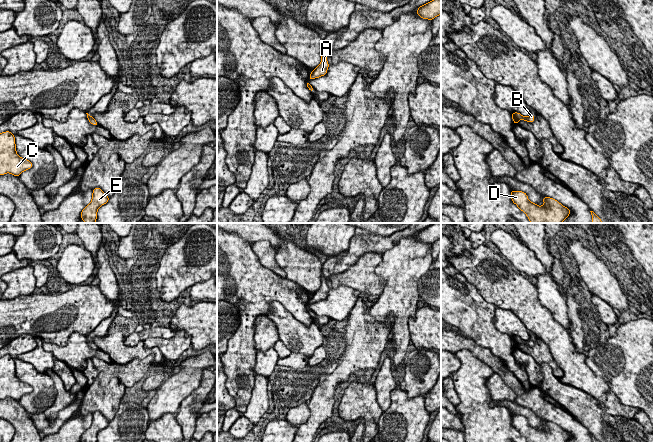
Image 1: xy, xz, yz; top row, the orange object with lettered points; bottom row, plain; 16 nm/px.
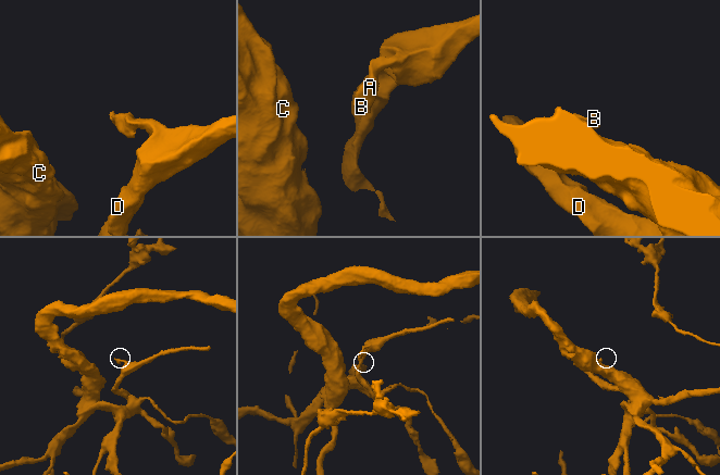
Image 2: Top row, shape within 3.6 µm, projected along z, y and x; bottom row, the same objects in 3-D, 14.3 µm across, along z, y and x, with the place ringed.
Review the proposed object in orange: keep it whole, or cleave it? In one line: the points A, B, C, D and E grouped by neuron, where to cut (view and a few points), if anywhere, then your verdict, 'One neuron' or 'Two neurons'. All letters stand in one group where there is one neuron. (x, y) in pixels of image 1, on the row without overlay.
Groups: A B C D E. No split. One neuron

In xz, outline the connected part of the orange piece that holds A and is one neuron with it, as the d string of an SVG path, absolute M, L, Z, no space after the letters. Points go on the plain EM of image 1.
M323 276L321 277L321 287L314 293L311 295L311 298L309 300L309 304L315 303L315 302L319 302L321 300L324 300L327 298L327 294L329 291L329 287L327 285L327 278Z

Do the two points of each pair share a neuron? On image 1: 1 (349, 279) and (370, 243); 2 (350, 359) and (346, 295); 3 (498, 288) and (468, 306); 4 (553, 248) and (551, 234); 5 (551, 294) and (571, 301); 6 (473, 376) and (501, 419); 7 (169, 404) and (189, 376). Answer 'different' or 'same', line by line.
1: different
2: different
3: different
4: same
5: different
6: same
7: same

